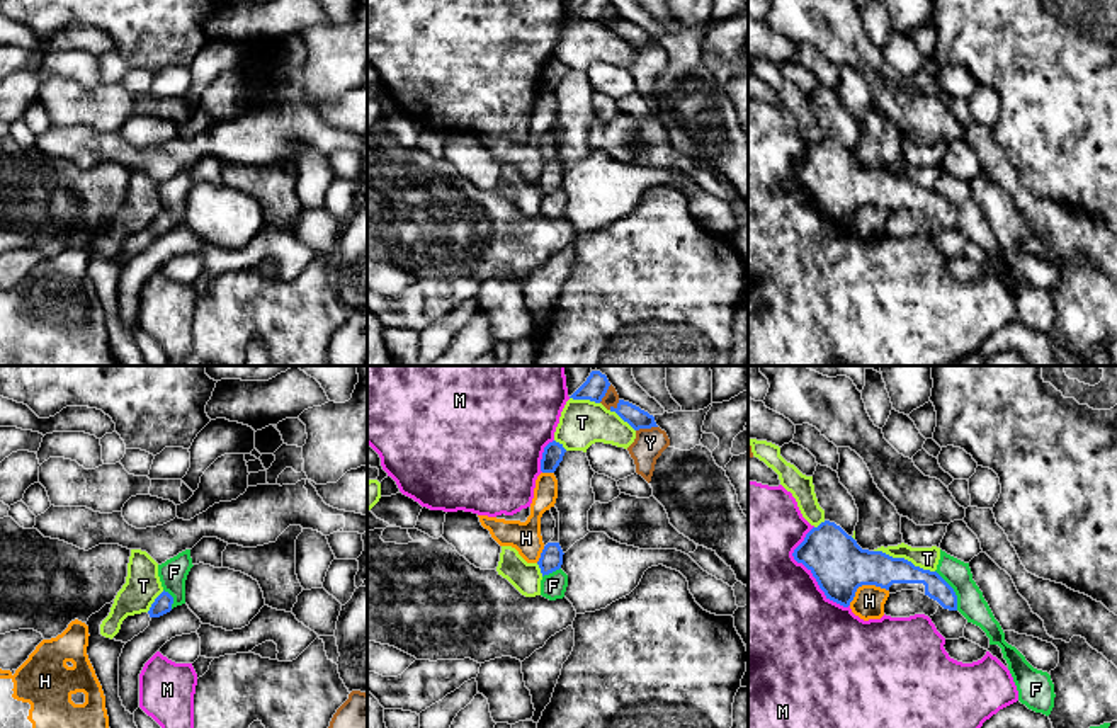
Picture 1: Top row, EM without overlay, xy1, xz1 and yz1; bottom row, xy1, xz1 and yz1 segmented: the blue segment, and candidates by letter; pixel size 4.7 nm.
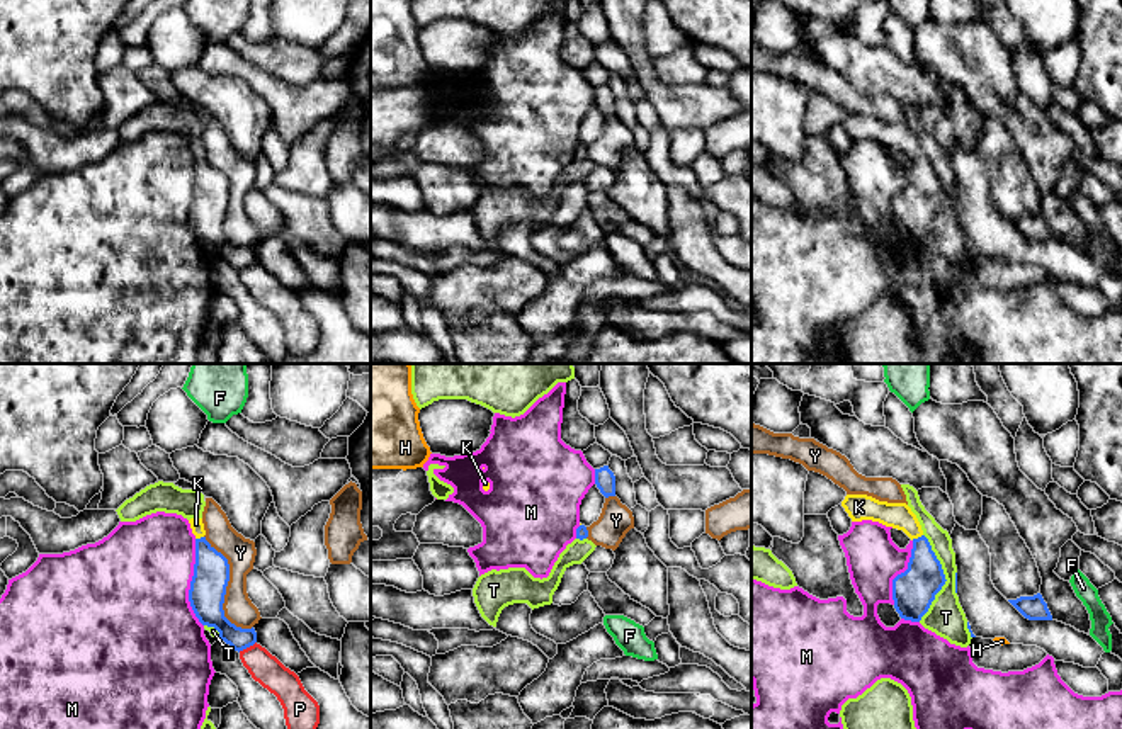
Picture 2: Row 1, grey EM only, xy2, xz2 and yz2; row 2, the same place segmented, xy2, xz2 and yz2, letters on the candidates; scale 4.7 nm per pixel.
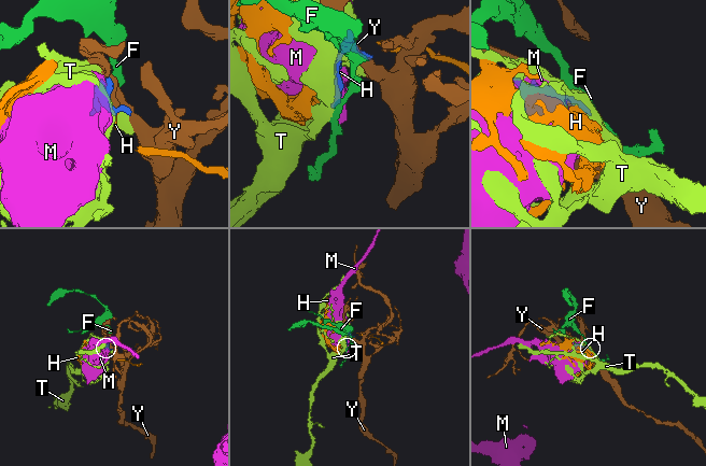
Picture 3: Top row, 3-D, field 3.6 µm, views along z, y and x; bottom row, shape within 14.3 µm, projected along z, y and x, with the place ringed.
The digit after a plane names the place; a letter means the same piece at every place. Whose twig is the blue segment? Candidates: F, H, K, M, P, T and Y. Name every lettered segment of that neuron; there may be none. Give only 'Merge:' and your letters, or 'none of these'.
Merge: K

